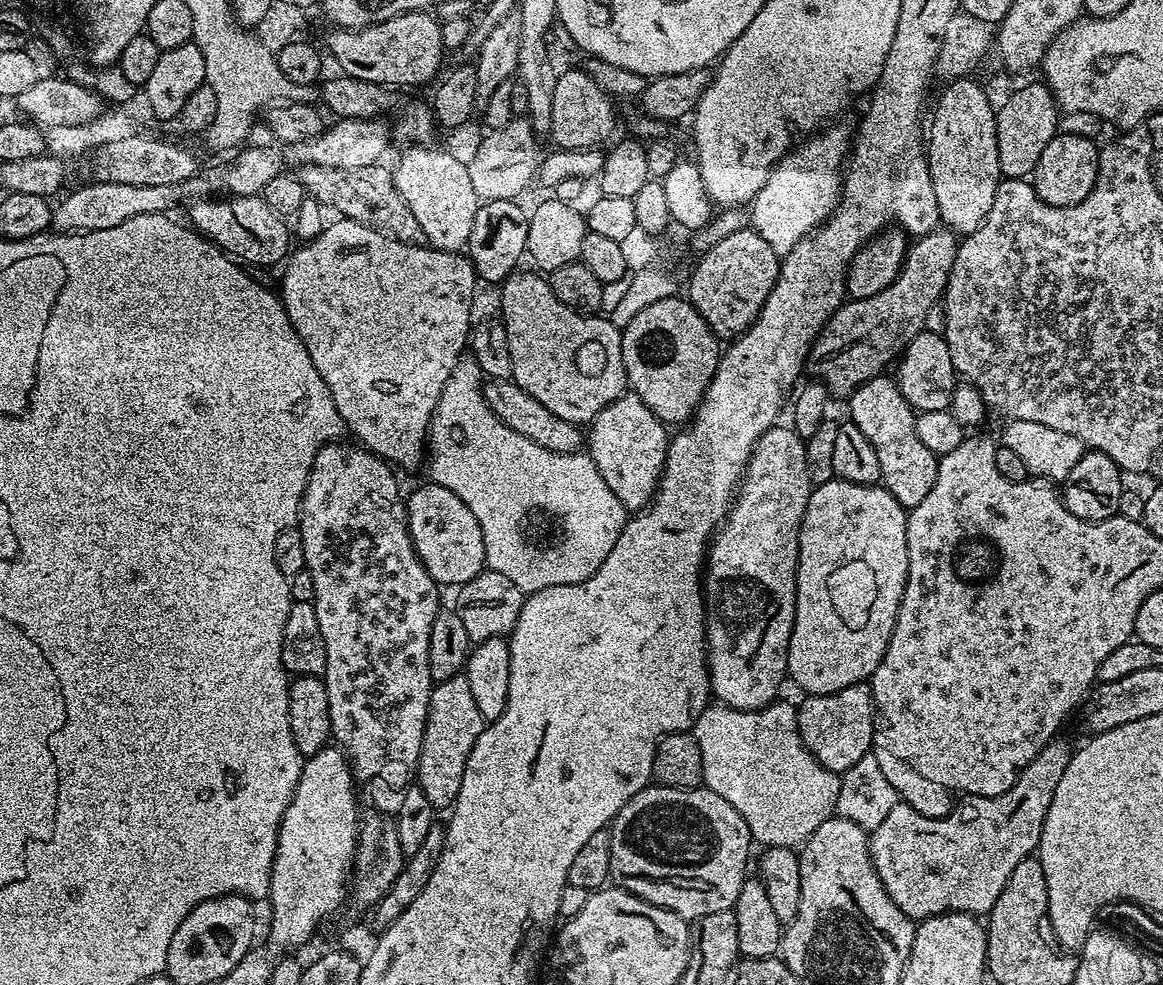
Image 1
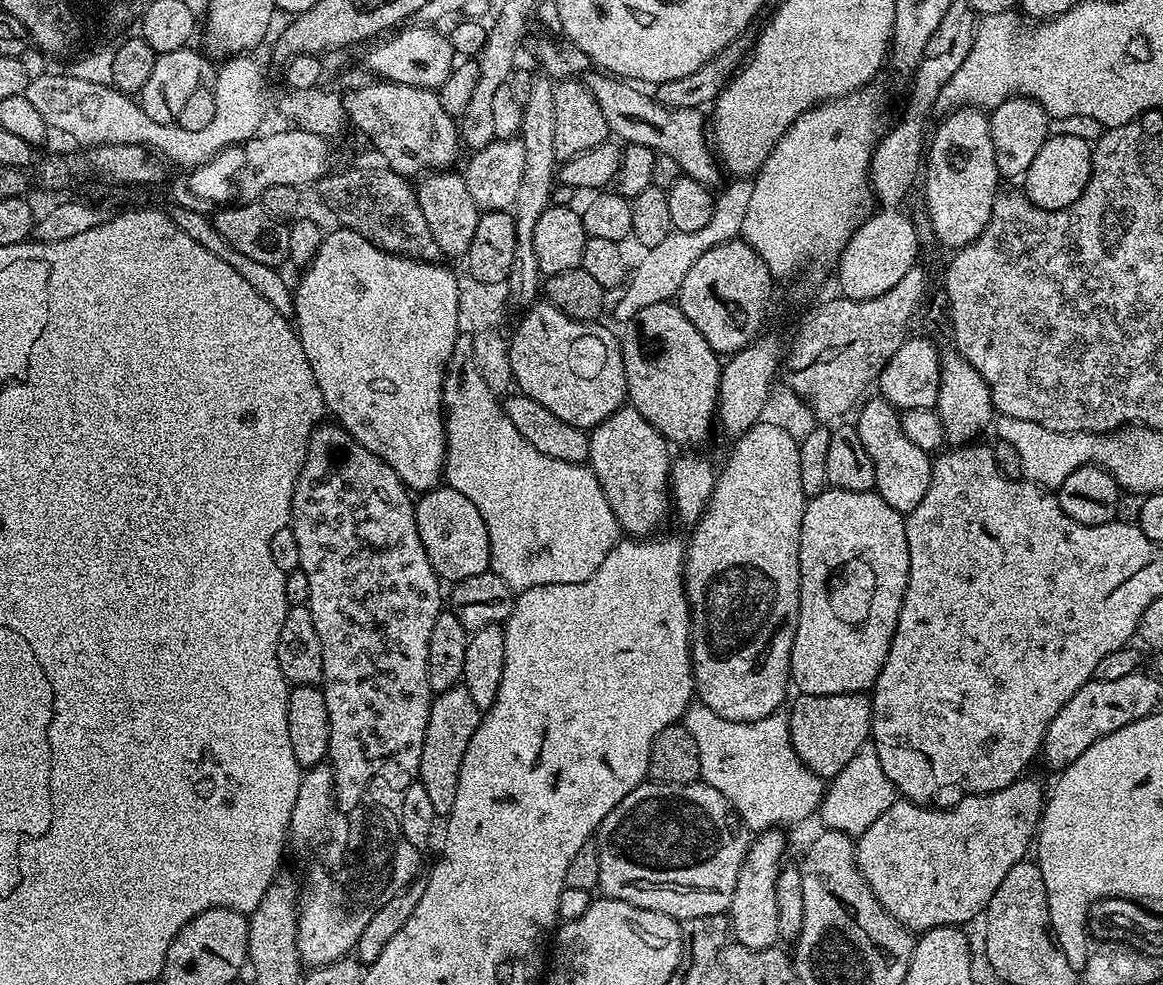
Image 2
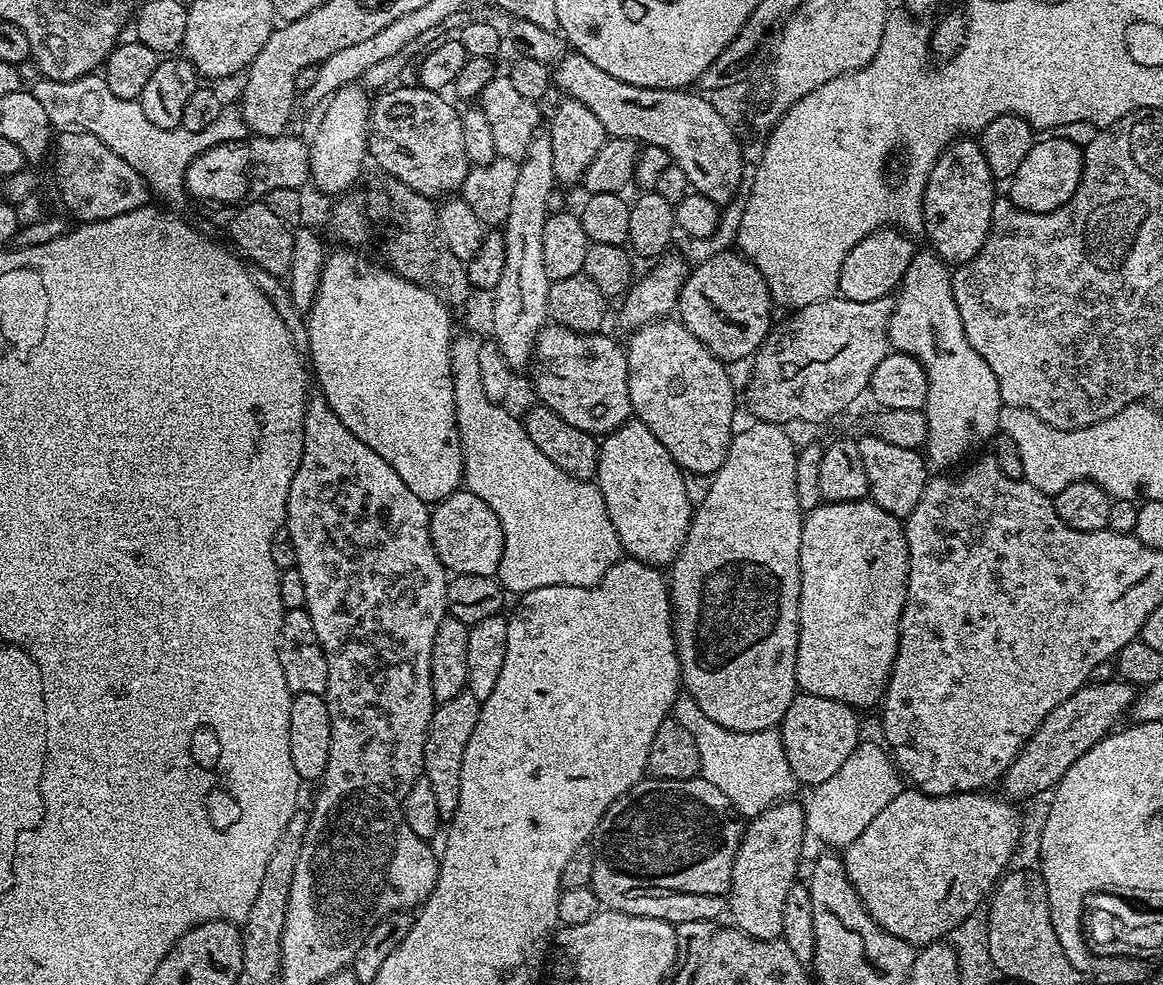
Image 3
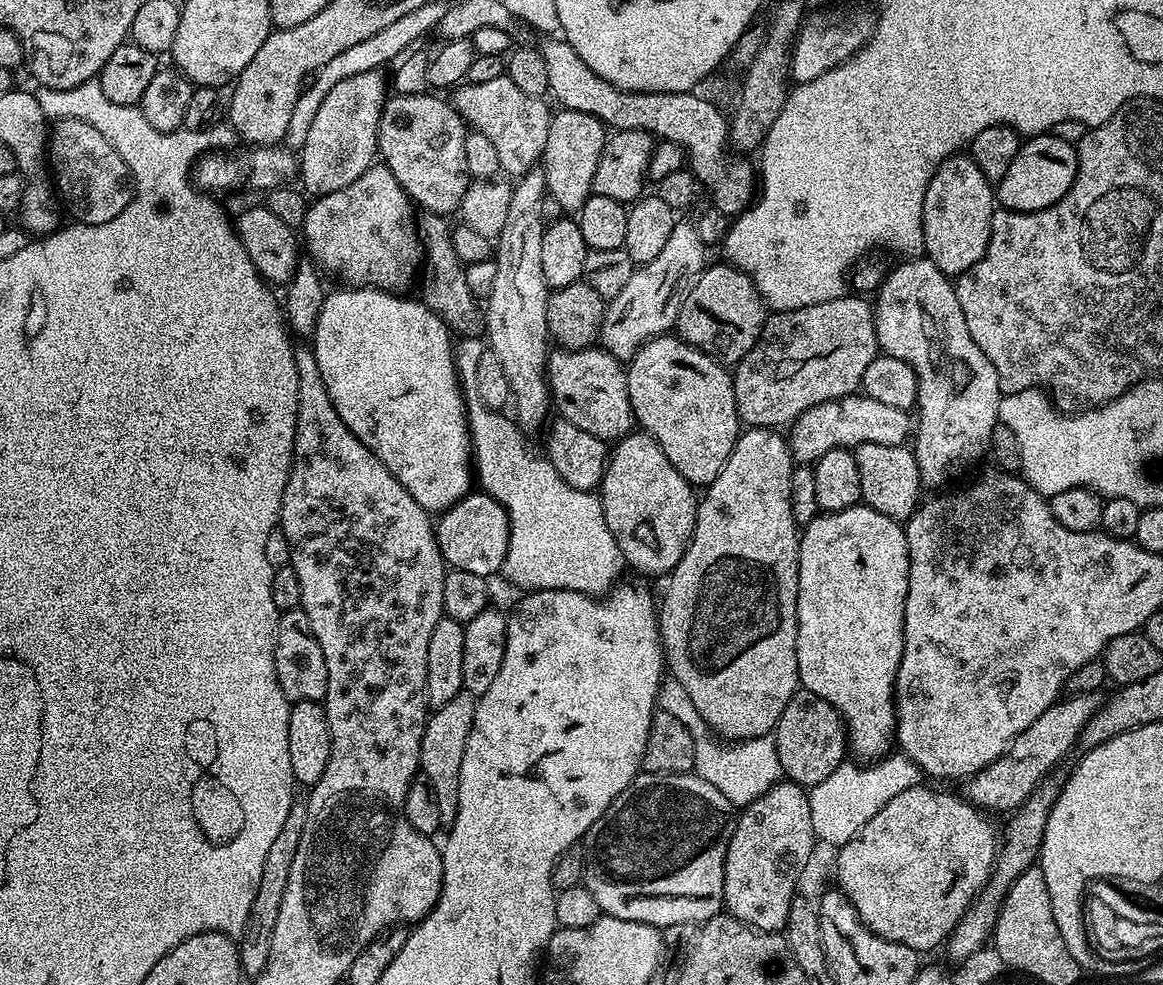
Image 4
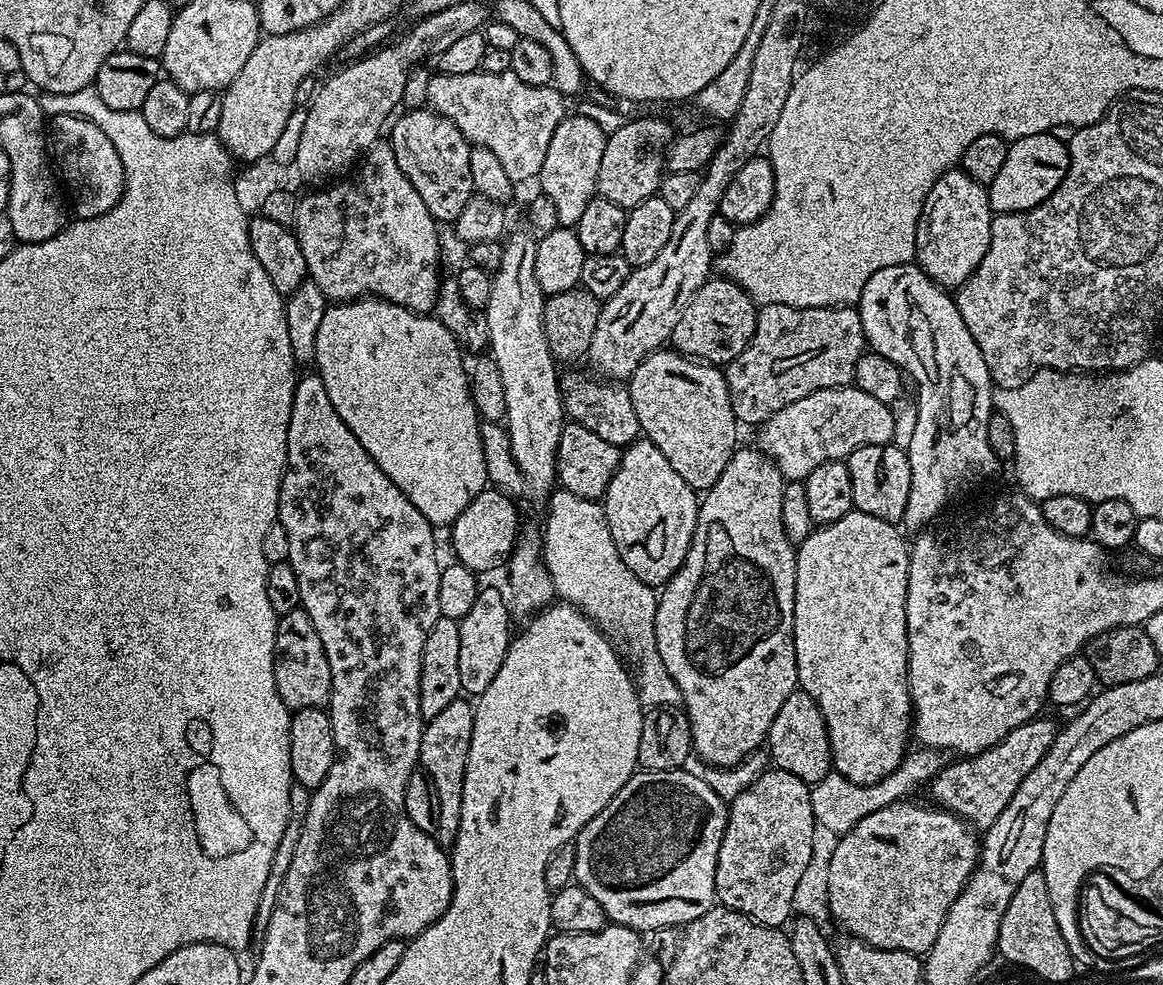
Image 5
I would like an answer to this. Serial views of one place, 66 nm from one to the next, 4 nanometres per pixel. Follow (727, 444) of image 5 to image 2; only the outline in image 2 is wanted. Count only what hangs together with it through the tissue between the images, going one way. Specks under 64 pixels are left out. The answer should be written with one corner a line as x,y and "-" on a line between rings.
676,302
646,306
625,323
622,330
624,336
622,332
619,341
626,370
627,403
638,410
638,414
642,414
642,418
646,418
646,422
650,422
650,426
654,426
654,430
658,430
658,434
662,434
669,445
681,444
684,450
699,449
696,447
707,442
712,432
712,423
715,425
718,420
721,357
710,346
710,342
698,334
698,326
694,326
694,322
682,314

